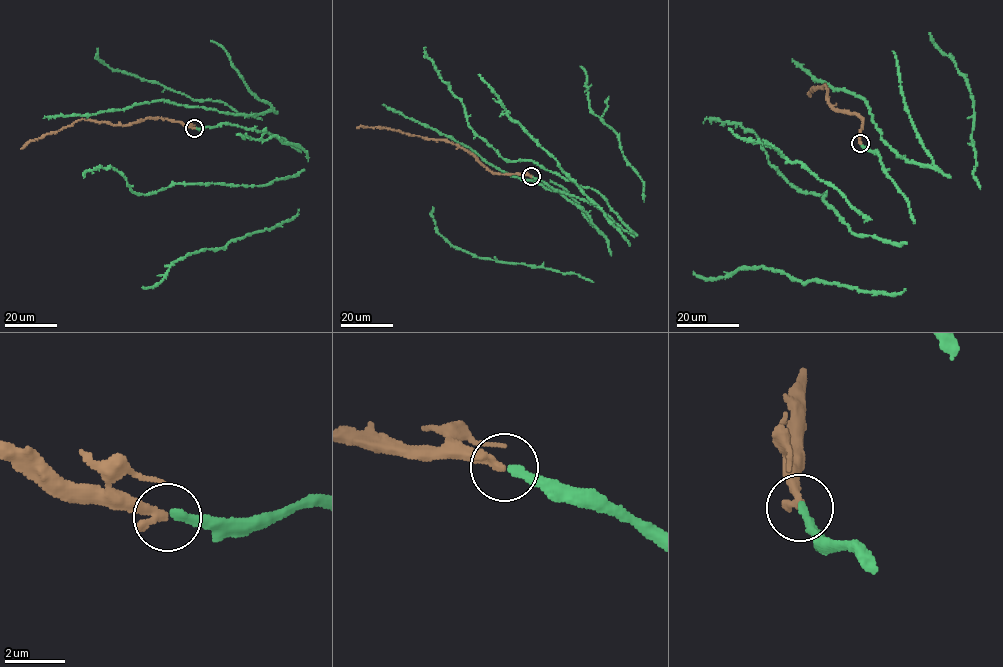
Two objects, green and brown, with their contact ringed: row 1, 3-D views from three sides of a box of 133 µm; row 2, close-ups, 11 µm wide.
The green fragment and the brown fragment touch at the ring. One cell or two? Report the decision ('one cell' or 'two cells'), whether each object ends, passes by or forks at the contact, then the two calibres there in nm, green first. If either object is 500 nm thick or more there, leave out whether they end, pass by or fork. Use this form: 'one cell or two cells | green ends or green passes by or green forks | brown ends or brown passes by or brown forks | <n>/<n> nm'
one cell | green ends | brown ends | 300/300 nm

